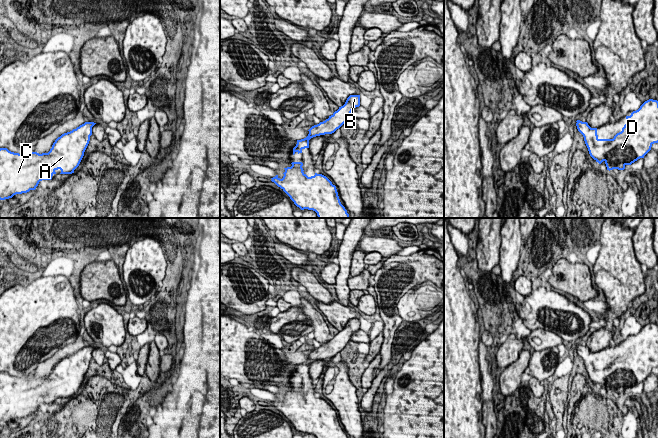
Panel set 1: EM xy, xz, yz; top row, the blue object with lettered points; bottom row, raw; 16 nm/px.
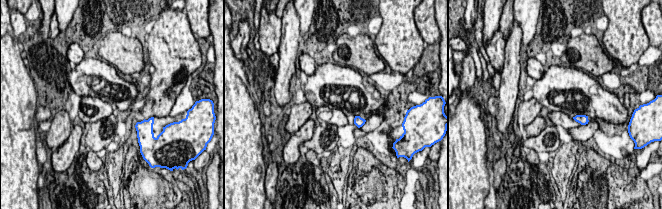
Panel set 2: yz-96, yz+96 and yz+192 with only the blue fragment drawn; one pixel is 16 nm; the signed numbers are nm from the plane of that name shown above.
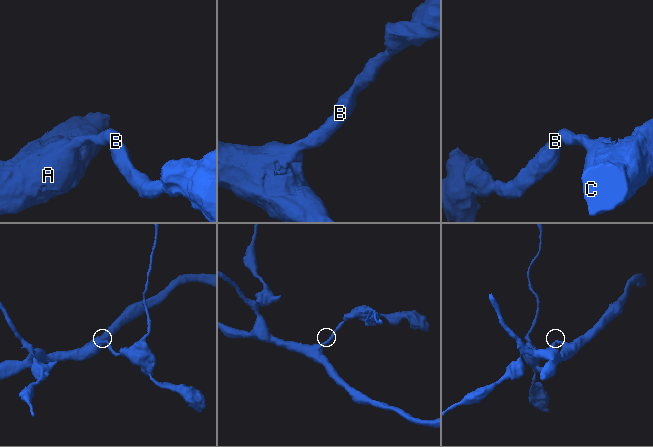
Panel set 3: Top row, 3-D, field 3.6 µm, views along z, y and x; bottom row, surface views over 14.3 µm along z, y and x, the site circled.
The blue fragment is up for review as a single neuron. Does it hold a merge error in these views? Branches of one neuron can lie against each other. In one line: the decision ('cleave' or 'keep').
keep

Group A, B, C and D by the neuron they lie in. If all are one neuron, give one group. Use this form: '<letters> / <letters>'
A B C D

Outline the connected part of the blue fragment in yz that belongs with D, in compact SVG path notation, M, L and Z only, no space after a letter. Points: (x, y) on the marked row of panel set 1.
M649 99L645 101L638 110L626 116L627 123L622 131L617 133L613 139L599 139L597 128L591 128L587 122L577 120L578 131L583 135L590 156L599 164L603 161L607 170L624 170L626 165L631 165L651 150L654 143L658 143L658 101Z

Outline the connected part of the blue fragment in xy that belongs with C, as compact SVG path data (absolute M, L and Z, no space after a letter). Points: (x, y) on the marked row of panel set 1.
M85 122L76 129L62 134L52 145L48 153L39 154L28 151L14 153L7 148L0 148L0 200L12 198L16 194L35 190L42 180L51 180L60 169L60 174L72 174L79 166L92 135L92 127L96 123Z

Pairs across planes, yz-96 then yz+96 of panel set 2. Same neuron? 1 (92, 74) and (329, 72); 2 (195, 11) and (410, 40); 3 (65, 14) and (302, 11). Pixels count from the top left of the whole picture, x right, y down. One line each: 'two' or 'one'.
1: one
2: two
3: two

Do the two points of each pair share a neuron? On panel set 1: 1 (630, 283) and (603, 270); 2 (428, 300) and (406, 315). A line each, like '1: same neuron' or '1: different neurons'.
1: same neuron
2: same neuron

